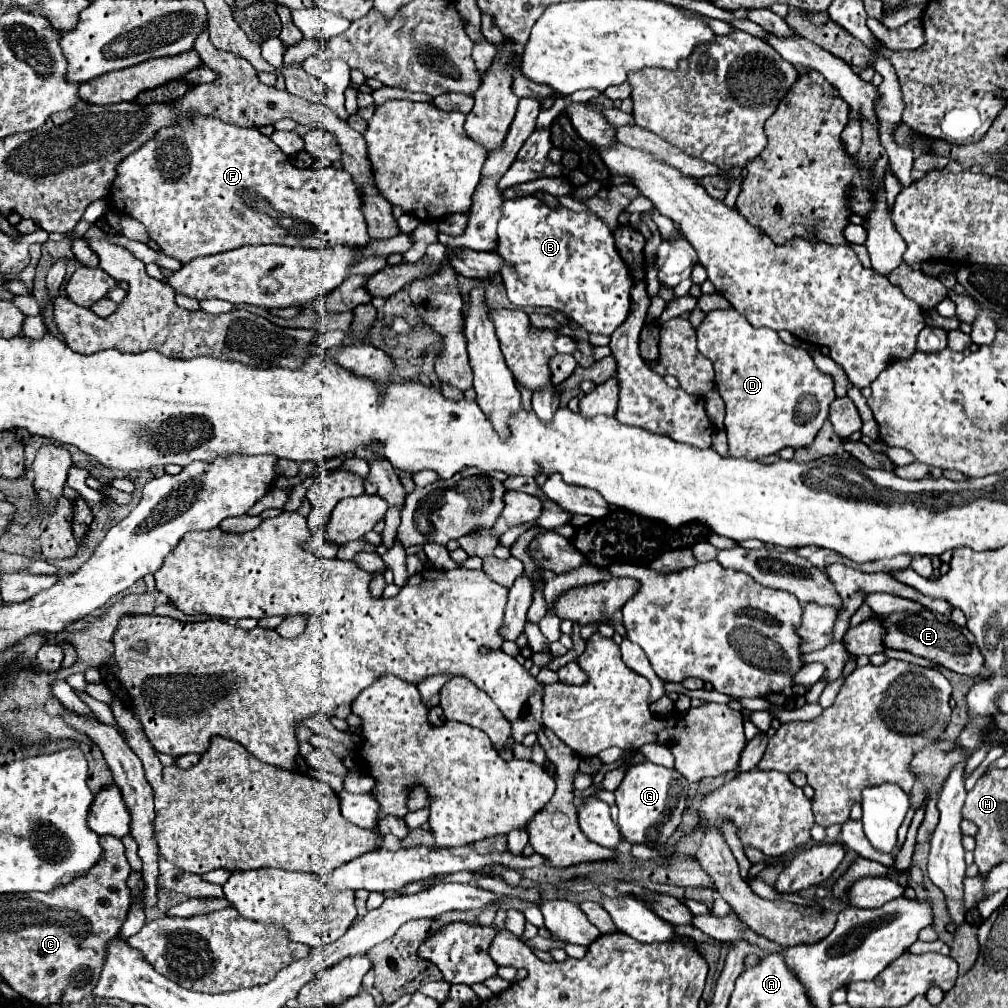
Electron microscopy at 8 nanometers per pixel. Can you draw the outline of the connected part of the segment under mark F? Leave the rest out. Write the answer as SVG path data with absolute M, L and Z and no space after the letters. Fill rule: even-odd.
M195 117L189 121L179 123L177 127L167 127L161 129L151 141L147 141L141 149L137 149L133 155L125 157L119 167L117 167L117 177L113 181L113 191L111 199L115 207L121 213L127 213L135 219L139 219L145 227L149 237L161 247L161 253L167 257L173 257L181 263L187 263L195 257L205 257L205 255L215 255L223 251L231 251L243 245L261 245L261 243L273 243L273 245L289 245L289 247L315 247L315 249L327 249L335 245L351 245L351 247L361 247L369 241L367 237L367 225L361 213L361 195L347 171L335 169L335 167L325 167L325 169L301 169L295 167L289 157L265 135L261 135L257 129L241 129L237 125L227 125L219 119L213 117Z

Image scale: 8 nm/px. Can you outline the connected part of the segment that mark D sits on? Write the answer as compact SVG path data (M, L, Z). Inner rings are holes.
M735 309L711 311L697 329L699 351L713 361L715 385L725 401L729 455L761 459L783 447L807 447L835 401L833 381L823 375L805 349L791 347L773 329L753 329Z

